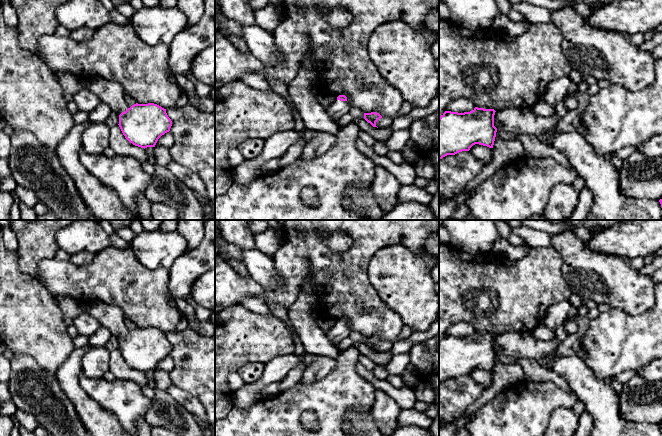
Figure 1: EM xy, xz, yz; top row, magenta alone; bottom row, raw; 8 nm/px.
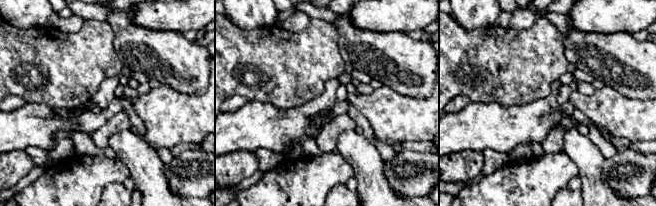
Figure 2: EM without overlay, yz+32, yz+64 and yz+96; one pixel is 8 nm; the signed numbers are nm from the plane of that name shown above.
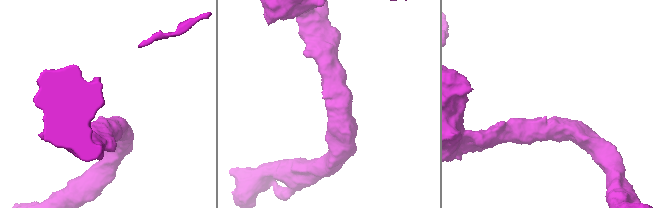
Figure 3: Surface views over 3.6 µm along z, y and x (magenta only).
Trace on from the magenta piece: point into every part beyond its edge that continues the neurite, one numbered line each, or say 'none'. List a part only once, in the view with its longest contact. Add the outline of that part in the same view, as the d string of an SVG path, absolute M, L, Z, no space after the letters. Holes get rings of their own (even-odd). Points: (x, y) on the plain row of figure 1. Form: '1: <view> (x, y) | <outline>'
1: xy (109, 316) | M89 302L85 307L85 312L95 318L101 326L106 327L118 339L131 331L124 322L122 310L116 306L103 302Z

